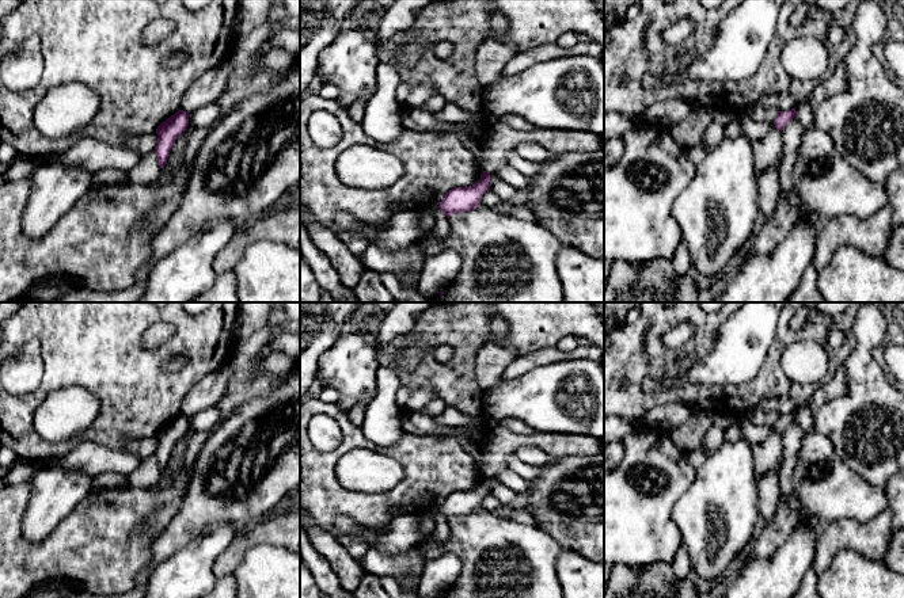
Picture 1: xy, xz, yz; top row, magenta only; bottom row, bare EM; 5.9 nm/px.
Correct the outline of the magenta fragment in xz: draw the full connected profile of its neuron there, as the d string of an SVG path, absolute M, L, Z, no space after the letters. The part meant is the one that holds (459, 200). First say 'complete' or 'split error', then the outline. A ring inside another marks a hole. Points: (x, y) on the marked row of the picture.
complete; M482 171L481 179L475 184L449 190L437 203L440 210L449 218L452 214L476 209L482 195L490 190L490 178L490 172Z

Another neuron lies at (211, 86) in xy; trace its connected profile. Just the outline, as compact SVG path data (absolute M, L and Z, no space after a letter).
M227 64L208 71L185 92L179 108L191 113L198 107L216 102L225 94L229 76L231 69Z

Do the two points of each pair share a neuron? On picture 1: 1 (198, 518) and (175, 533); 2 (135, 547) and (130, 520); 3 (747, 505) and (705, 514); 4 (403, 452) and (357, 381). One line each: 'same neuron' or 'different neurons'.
1: same neuron
2: same neuron
3: same neuron
4: different neurons

